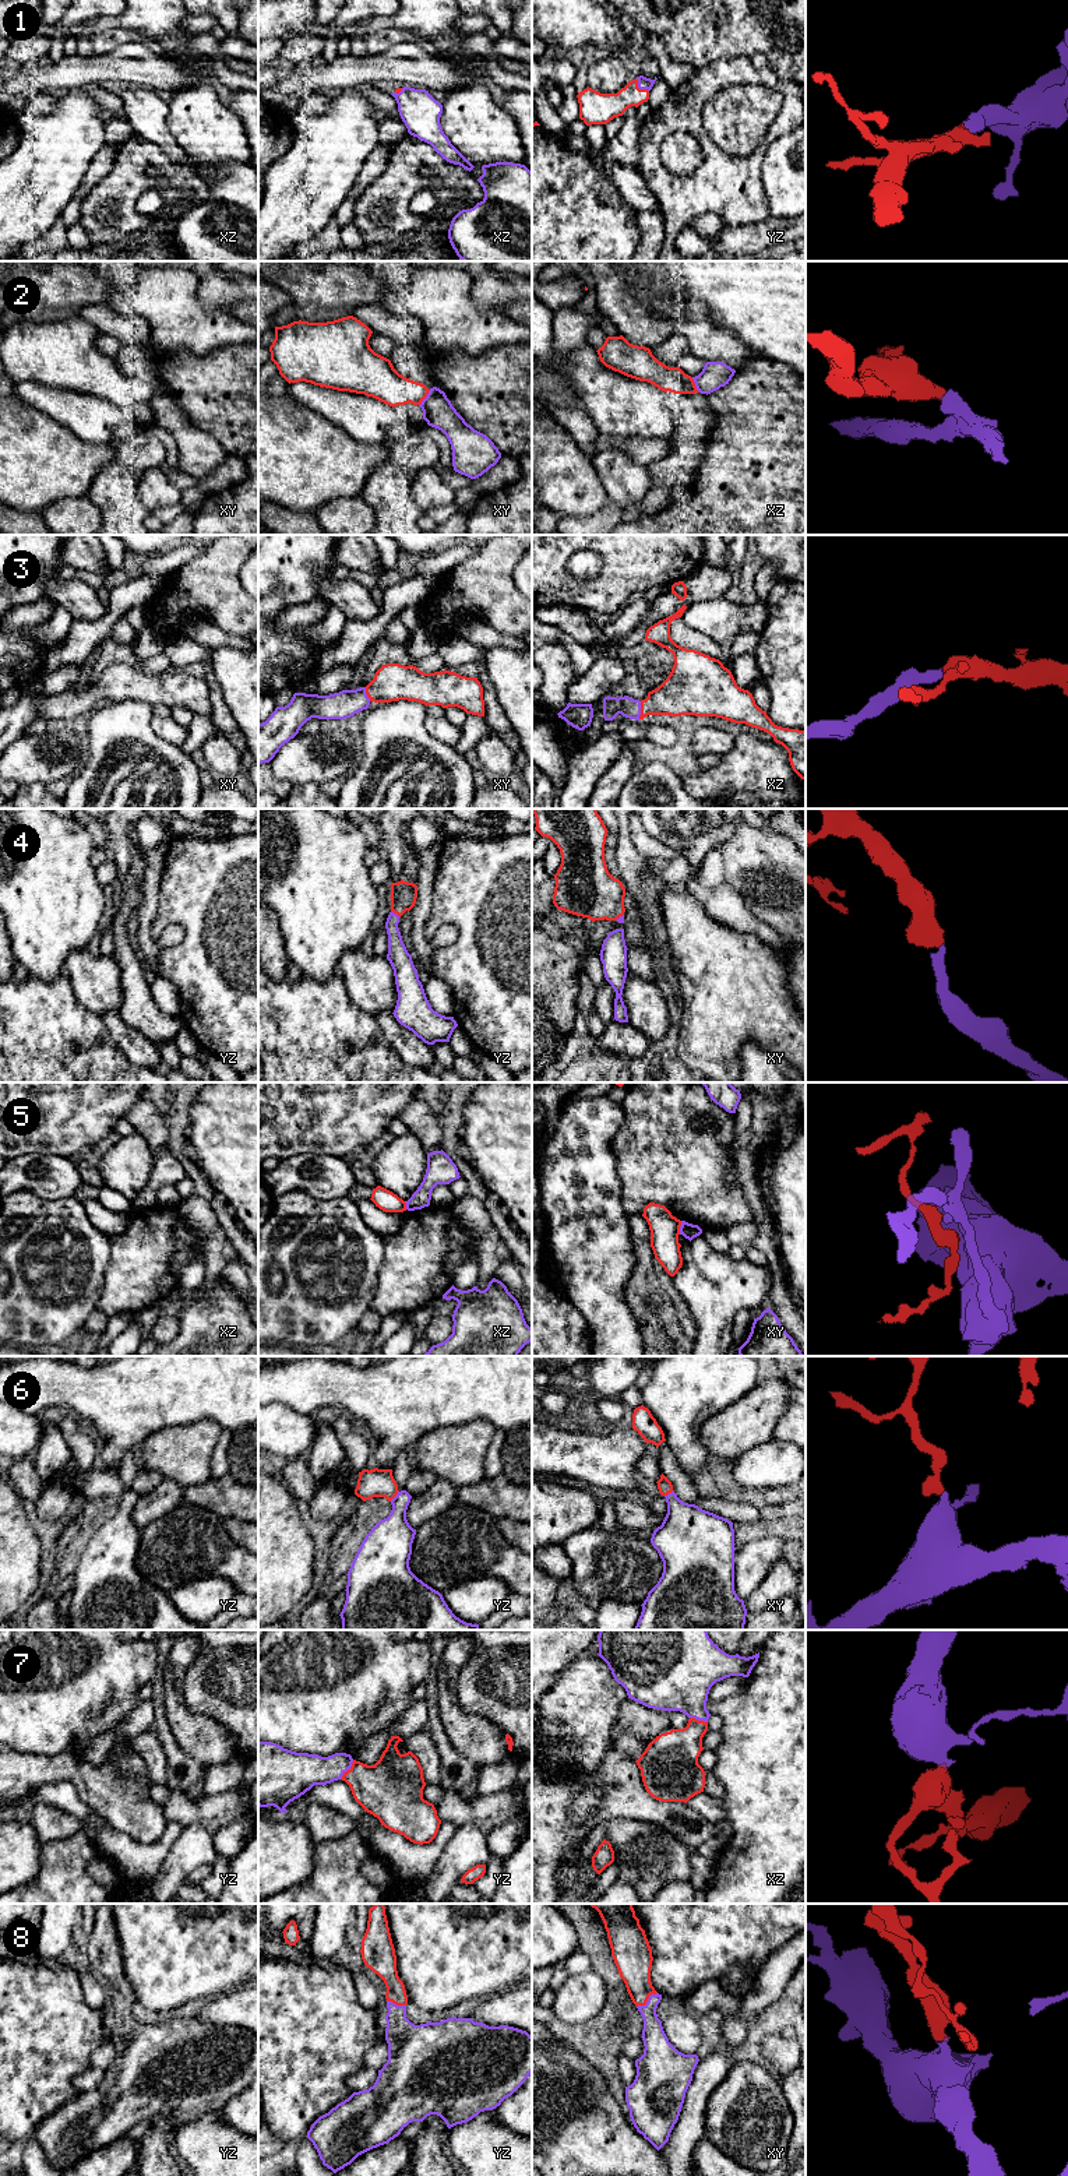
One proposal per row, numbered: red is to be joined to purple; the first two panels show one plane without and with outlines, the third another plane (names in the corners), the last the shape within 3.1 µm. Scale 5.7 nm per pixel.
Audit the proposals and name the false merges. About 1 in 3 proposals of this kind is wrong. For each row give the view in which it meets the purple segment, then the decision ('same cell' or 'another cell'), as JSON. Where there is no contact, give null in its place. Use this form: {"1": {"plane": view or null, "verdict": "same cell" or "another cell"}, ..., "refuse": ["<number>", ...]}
{"1": {"plane": "yz", "verdict": "same cell"}, "2": {"plane": "xy", "verdict": "another cell"}, "3": {"plane": "xz", "verdict": "same cell"}, "4": {"plane": "yz", "verdict": "same cell"}, "5": {"plane": "xy", "verdict": "same cell"}, "6": {"plane": "yz", "verdict": "same cell"}, "7": {"plane": "yz", "verdict": "same cell"}, "8": {"plane": "xy", "verdict": "same cell"}, "refuse": ["2"]}

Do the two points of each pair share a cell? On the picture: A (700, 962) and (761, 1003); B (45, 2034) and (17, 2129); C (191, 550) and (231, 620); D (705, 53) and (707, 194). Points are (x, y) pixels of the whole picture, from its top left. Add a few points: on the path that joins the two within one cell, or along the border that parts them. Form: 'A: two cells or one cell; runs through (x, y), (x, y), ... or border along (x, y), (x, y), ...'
A: one cell; runs through (715, 967), (746, 997)
B: one cell; runs through (25, 2055), (25, 2080), (17, 2105)
C: two cells; border along (205, 549), (183, 563), (172, 574)
D: two cells; border along (737, 56), (718, 59), (695, 69)

